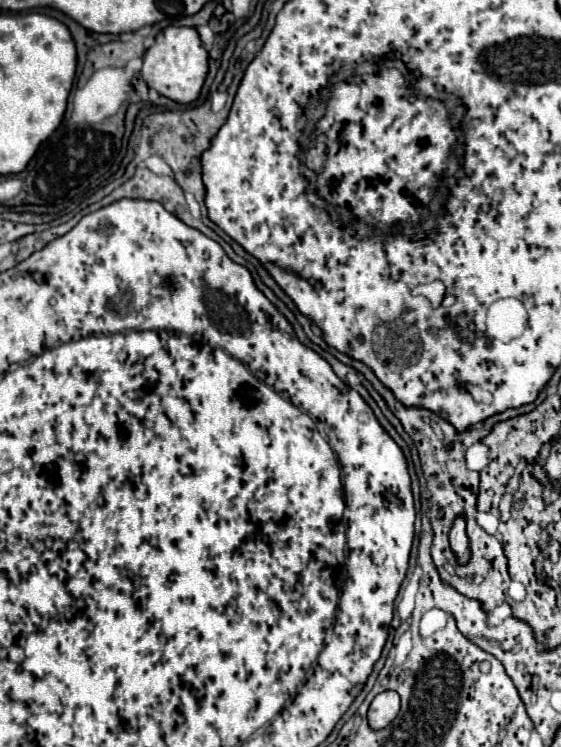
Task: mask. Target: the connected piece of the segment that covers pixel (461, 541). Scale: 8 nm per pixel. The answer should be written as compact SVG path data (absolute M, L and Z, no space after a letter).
M458 515L450 531L450 547L460 563L468 561L468 537L466 537L466 515Z

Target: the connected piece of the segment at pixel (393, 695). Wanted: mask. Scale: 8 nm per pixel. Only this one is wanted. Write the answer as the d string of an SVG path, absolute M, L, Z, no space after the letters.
M384 691L374 697L370 709L368 709L368 723L372 729L384 729L398 713L400 709L400 697L396 691Z

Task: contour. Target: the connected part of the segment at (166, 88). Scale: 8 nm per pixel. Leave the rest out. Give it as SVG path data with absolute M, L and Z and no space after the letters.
M166 27L156 35L154 45L144 53L144 65L140 69L142 79L148 87L160 95L170 97L178 103L190 103L200 95L208 73L208 53L194 27Z

